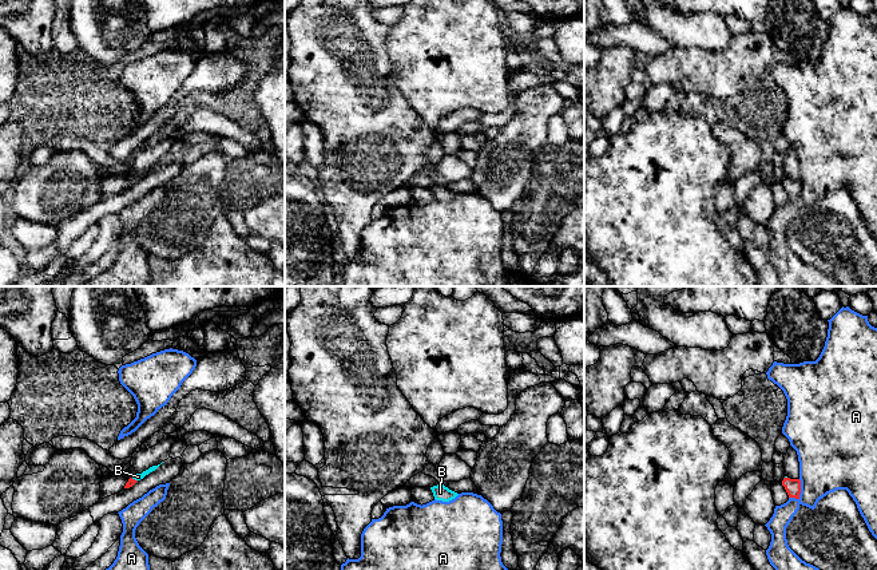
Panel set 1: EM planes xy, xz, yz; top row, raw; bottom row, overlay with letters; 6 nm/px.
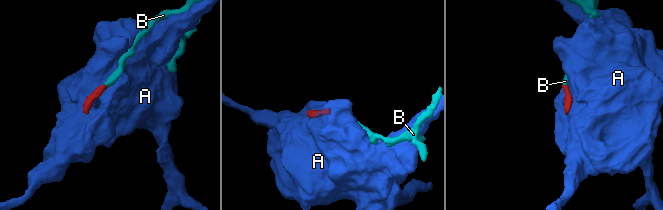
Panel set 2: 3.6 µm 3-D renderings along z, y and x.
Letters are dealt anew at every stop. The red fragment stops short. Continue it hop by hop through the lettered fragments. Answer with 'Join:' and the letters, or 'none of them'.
Join: B

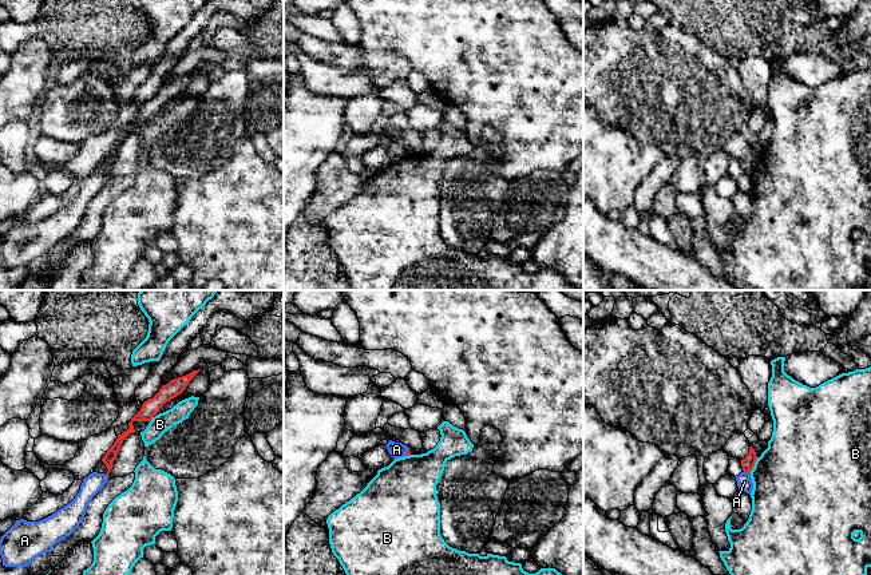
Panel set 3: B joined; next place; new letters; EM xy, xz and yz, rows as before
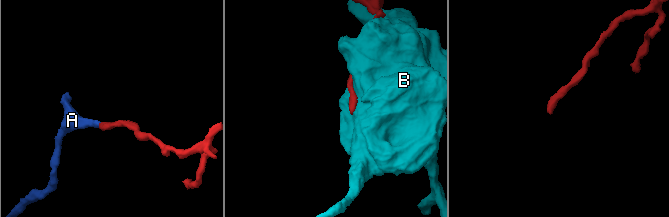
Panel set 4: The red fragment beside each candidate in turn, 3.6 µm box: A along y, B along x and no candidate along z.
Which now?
Join: none of them

